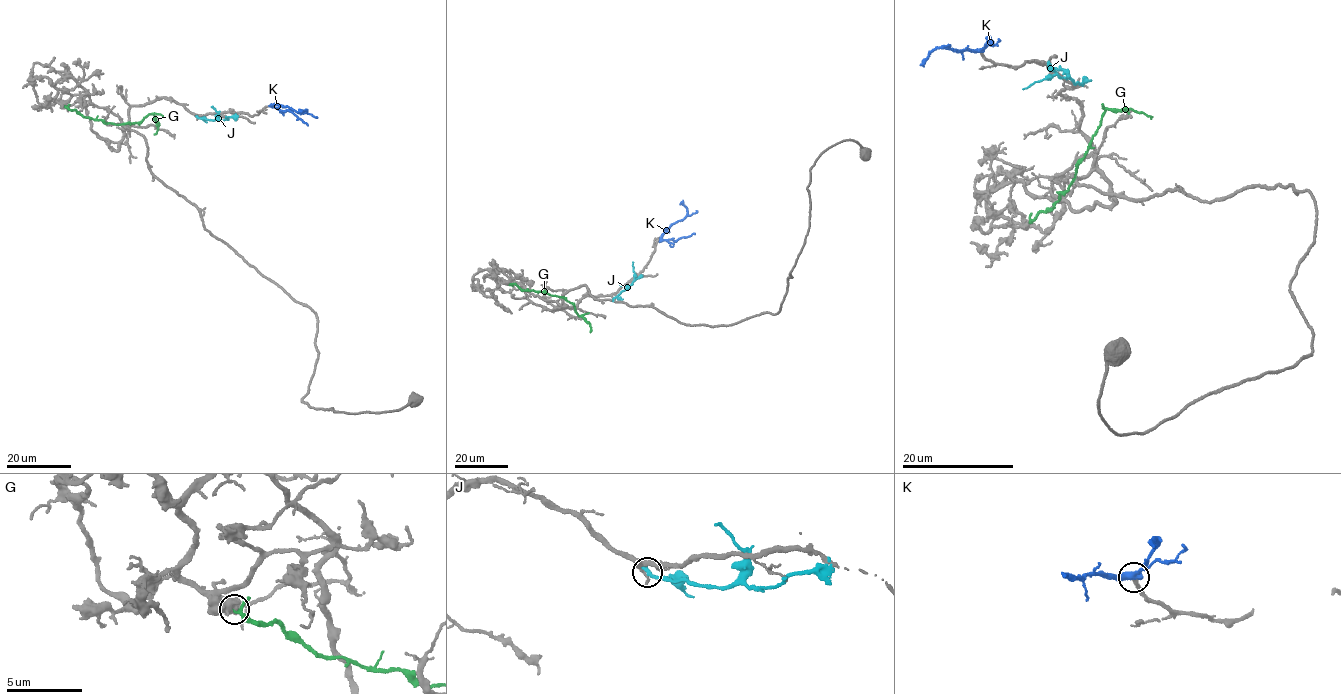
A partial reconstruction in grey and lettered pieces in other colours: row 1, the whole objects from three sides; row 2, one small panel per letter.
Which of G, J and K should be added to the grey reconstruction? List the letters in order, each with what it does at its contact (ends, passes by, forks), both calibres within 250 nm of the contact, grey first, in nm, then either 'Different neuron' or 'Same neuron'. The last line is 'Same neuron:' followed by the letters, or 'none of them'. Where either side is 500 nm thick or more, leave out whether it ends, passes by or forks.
G: It passes by. Thickness 480 nm (grey) against 200 nm. Different neuron
J: It ends there. Thickness 140 nm (grey) against 340 nm. Different neuron
K: It passes by. Thickness 240 nm (grey) against 480 nm. Same neuron
Same neuron: K

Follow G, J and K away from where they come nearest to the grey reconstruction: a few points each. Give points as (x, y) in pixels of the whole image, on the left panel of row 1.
G: (66, 107), (106, 123), (137, 123), (153, 114), (159, 125), (154, 134)
J: (197, 116), (220, 120), (226, 116)
K: (269, 105), (279, 104), (297, 112), (307, 110), (301, 112)

